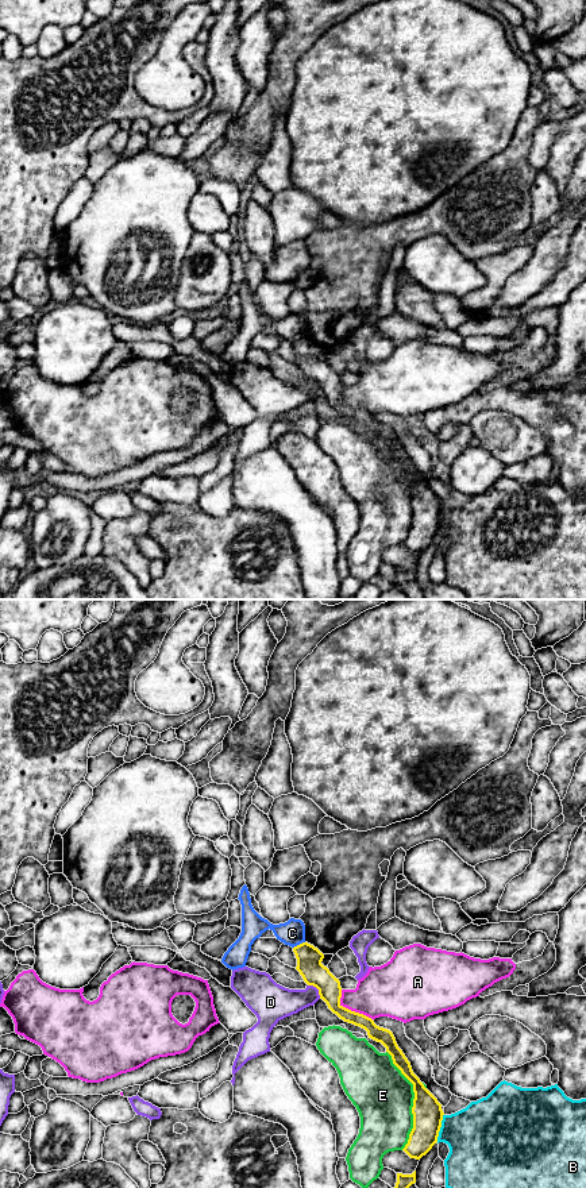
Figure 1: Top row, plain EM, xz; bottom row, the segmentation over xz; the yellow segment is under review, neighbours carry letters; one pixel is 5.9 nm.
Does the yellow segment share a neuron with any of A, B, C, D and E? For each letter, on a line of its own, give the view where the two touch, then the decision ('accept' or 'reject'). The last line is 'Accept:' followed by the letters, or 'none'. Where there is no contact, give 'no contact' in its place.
A: contact in xz; reject
B: contact in xz; reject
C: contact in xz; reject
D: contact in xz; reject
E: contact in xz; reject
Accept: none

